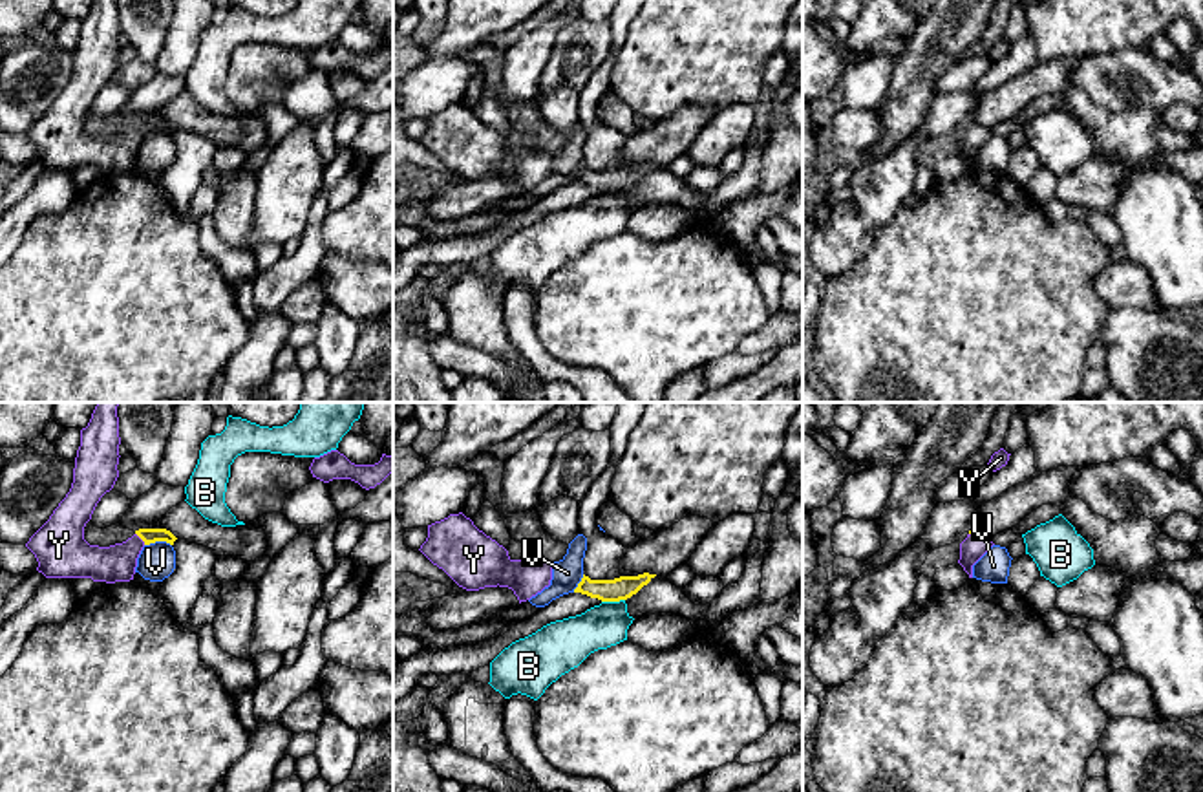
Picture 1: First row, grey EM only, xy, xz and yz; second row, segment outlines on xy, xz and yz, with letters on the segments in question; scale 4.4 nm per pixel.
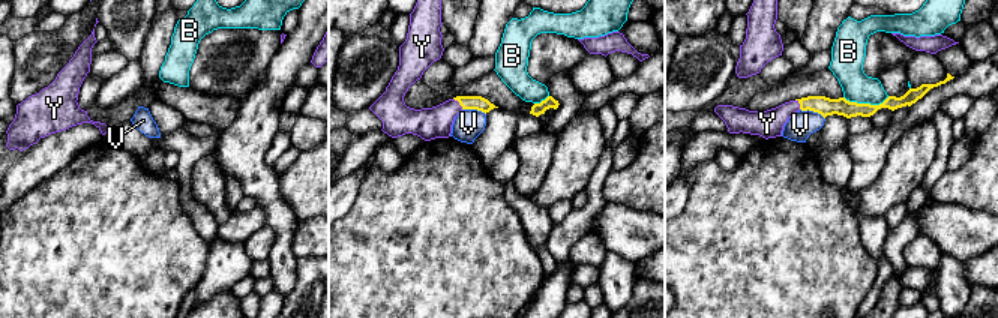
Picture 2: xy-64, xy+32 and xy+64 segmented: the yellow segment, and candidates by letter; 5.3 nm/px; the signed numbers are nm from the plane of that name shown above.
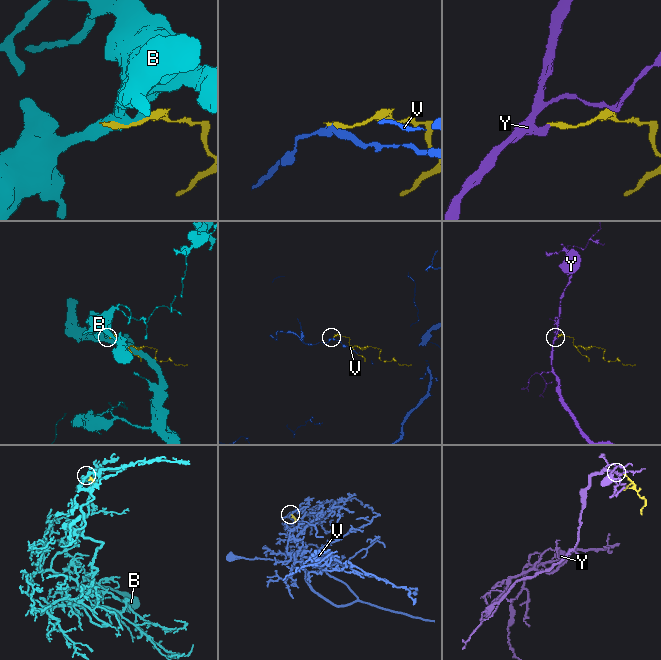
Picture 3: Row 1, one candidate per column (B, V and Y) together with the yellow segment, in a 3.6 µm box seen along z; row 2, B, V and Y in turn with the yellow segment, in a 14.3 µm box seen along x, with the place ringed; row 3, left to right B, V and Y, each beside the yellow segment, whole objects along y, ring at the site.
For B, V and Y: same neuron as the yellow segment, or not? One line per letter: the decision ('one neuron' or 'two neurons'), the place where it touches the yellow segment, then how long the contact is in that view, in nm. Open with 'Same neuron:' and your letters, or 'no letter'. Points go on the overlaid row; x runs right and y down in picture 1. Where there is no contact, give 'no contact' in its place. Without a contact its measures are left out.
Same neuron: Y
B: two neurons; meets yellow in xz at (613, 600); contact 110 nm long
V: two neurons; meets yellow in xy at (158, 540); contact 120 nm long
Y: one neuron; meets yellow in xy at (139, 536); contact 70 nm long

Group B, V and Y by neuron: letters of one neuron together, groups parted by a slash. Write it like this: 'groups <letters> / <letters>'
groups B / V / Y

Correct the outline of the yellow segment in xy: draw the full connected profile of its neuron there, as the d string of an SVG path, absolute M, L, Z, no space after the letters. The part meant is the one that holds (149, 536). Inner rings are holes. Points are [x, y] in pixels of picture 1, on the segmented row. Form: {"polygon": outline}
{"polygon": "M97 402L75 457L73 483L49 519L29 538L46 578L91 578L93 582L133 580L137 558L144 545L177 540L166 529L139 529L132 538L110 547L90 545L84 527L101 498L119 477L119 402Z"}

